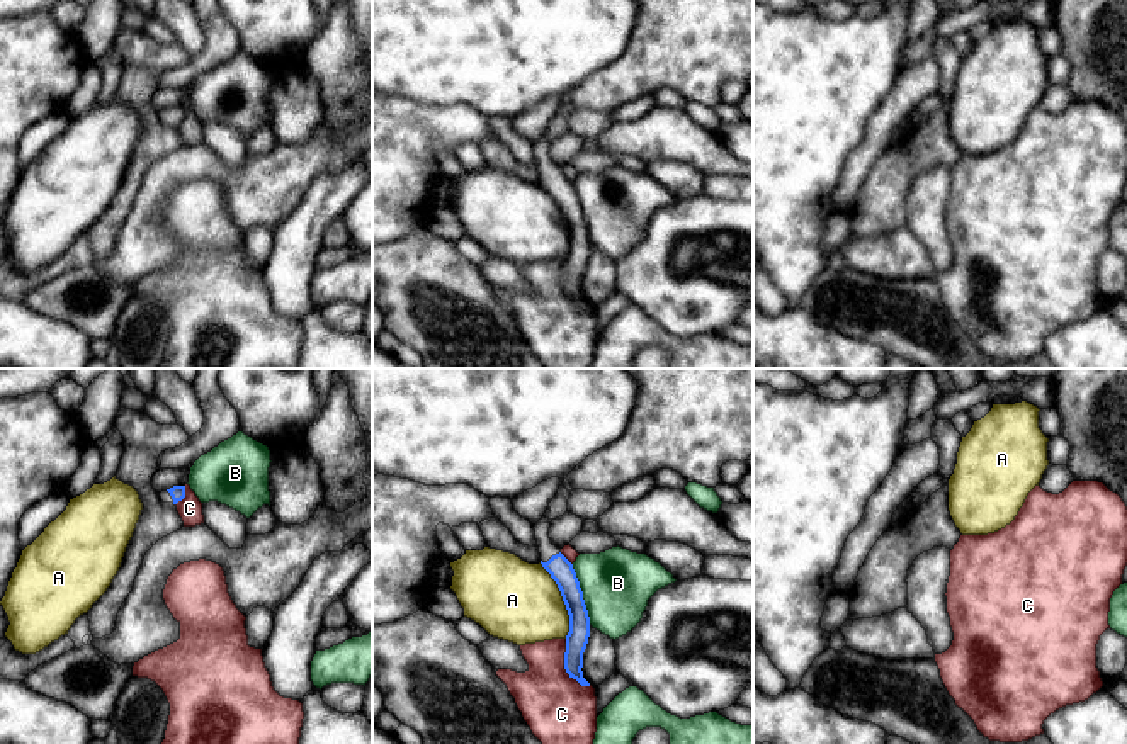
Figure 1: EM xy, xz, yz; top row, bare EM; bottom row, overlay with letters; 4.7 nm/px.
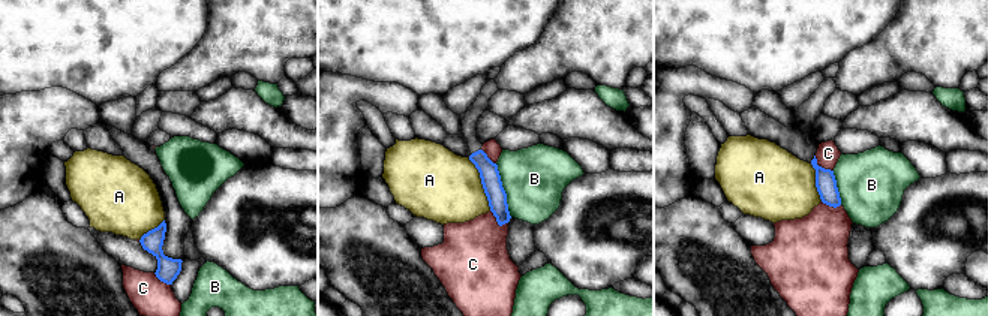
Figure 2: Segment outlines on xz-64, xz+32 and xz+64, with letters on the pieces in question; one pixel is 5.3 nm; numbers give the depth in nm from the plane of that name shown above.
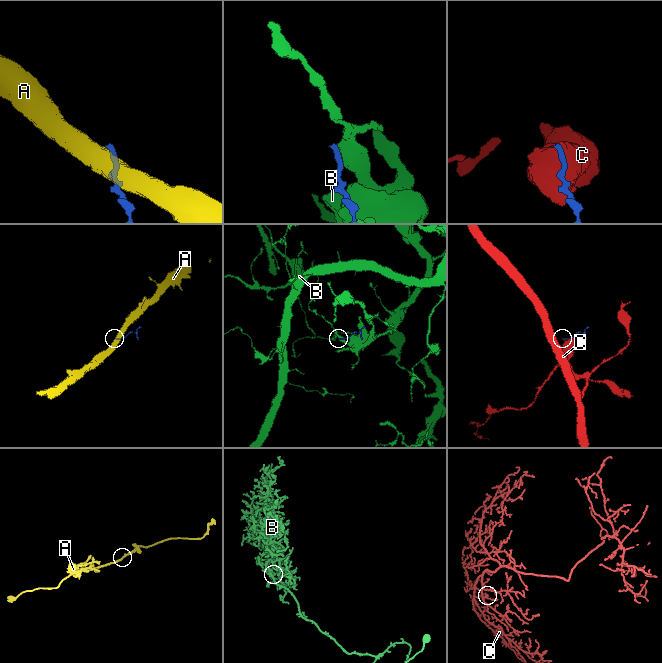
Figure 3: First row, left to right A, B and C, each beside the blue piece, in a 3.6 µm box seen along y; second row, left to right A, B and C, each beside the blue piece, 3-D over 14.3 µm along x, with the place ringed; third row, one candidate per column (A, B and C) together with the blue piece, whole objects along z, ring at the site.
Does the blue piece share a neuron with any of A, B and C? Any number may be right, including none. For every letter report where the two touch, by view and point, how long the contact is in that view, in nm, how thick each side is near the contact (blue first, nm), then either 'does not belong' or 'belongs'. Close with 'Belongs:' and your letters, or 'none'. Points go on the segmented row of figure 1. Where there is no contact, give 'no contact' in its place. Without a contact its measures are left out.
A: meets blue in xz at (563, 600); contact 380 nm long; 110 nm thick on the blue side, 380 nm on the other; does not belong
B: meets blue in xz at (582, 595); contact 300 nm long; 110 nm thick on the blue side, 320 nm on the other; does not belong
C: meets blue in xz at (565, 666); contact 260 nm long; 110 nm thick on the blue side, 320 nm on the other; does not belong
Belongs: none

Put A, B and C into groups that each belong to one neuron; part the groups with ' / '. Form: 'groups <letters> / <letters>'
groups A / B / C

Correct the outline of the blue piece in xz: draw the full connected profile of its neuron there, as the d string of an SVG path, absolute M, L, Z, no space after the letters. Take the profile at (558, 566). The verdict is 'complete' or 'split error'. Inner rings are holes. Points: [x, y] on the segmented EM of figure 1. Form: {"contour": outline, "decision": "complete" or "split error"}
{"contour": "M542 516L535 525L535 540L541 554L542 567L556 581L563 601L569 615L569 632L566 635L564 669L569 678L576 679L581 686L590 686L583 678L583 652L590 637L590 617L583 600L580 581L573 564L561 554L561 549L551 544L549 518Z", "decision": "split error"}

